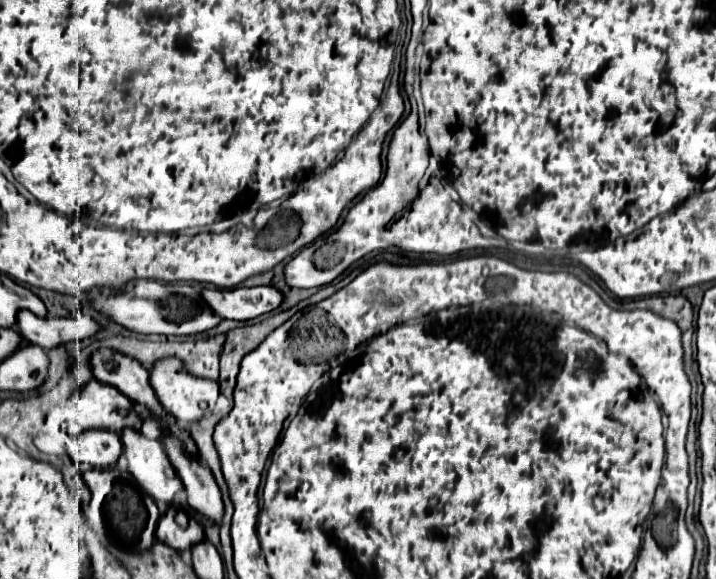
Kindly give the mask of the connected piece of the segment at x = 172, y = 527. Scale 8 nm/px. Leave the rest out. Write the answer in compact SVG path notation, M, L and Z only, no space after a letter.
M168 509L160 523L158 523L158 531L156 531L156 537L162 541L162 543L168 543L170 547L174 547L176 551L186 551L190 549L194 543L202 541L204 537L204 527L198 519L190 519L186 527L180 527L176 521L174 521L174 509Z

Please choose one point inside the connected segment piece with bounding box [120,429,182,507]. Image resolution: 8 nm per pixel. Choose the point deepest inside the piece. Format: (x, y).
(149, 465)

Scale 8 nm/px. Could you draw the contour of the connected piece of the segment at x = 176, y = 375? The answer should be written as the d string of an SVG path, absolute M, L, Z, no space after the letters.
M162 357L162 359L158 359L150 369L150 385L152 385L154 393L158 395L160 405L166 411L170 415L174 415L174 419L188 421L188 423L198 421L204 415L212 413L212 409L216 405L216 399L220 395L220 387L218 387L216 381L210 381L210 379L196 377L196 375L188 373L184 363L178 357Z

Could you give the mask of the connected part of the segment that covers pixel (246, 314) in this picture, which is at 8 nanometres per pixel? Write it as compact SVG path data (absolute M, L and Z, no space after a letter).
M238 287L238 289L200 289L202 299L222 319L248 321L270 313L282 303L282 293L274 287Z

